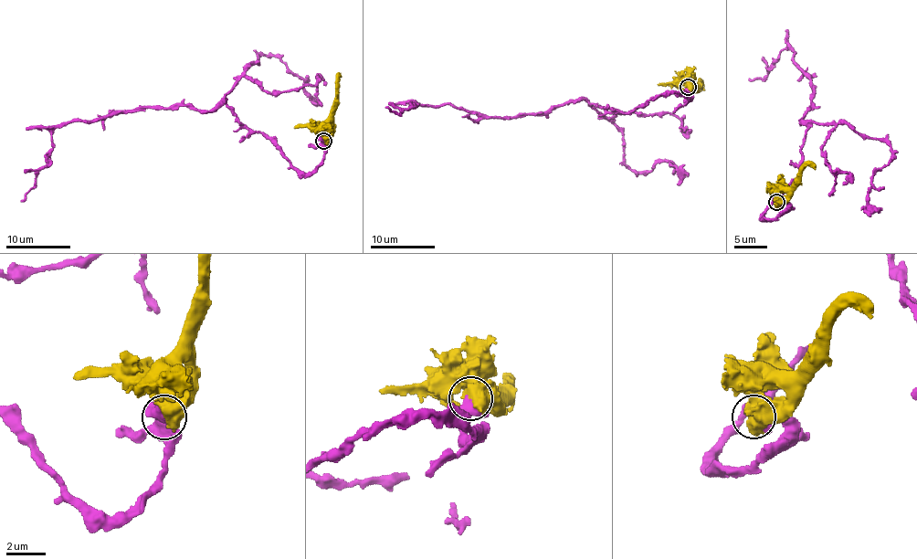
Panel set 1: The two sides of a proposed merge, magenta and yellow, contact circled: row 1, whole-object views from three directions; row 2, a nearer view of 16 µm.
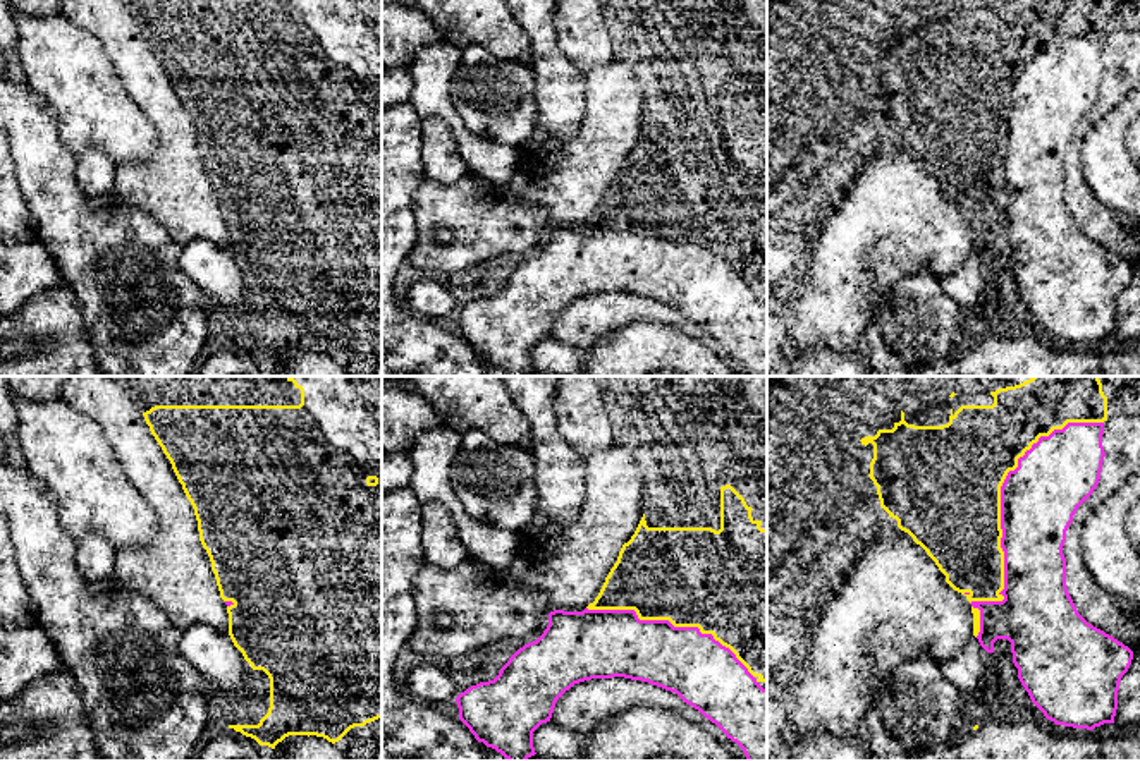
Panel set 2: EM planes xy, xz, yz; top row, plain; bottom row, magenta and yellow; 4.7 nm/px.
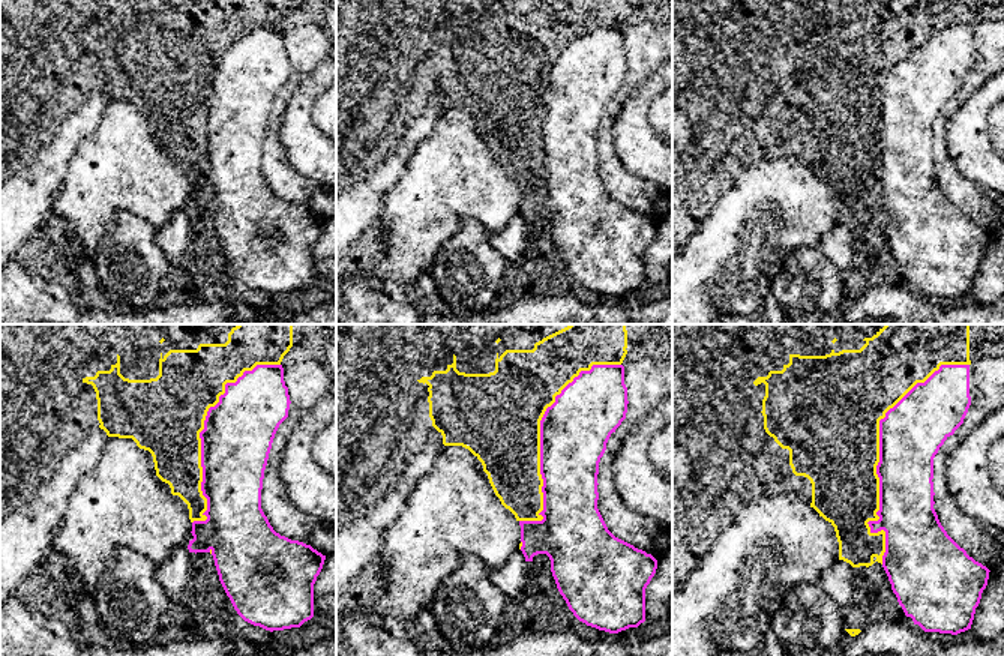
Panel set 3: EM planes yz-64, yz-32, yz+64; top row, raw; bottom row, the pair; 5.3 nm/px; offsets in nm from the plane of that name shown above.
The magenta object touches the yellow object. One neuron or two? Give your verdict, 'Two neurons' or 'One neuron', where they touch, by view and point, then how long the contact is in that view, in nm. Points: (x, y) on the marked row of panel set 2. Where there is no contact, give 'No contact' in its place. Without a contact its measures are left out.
Two neurons. Touches magenta at yz (1001, 519). Shared border 1150 nm

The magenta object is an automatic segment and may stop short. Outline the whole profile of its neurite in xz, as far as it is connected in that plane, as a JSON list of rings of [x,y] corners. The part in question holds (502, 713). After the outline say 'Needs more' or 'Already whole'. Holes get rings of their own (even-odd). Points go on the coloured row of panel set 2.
[[[634,610],[550,612],[543,634],[519,648],[493,680],[471,685],[456,697],[459,720],[478,742],[495,749],[507,761],[526,761],[536,754],[533,732],[550,721],[555,703],[566,691],[585,680],[612,677],[641,680],[676,692],[736,742],[748,761],[767,761],[767,689],[712,634],[702,634],[698,627],[674,627],[669,620],[640,620]]]. Already whole

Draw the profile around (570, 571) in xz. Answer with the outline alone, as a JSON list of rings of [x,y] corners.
[[[610,447],[583,457],[583,502],[578,519],[530,555],[518,555],[507,574],[547,598],[552,612],[583,612],[598,596],[624,543],[634,534],[645,502],[645,484],[629,447]]]

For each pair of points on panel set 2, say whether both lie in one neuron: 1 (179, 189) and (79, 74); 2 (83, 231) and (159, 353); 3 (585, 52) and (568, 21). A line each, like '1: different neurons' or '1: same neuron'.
1: different neurons
2: same neuron
3: same neuron

